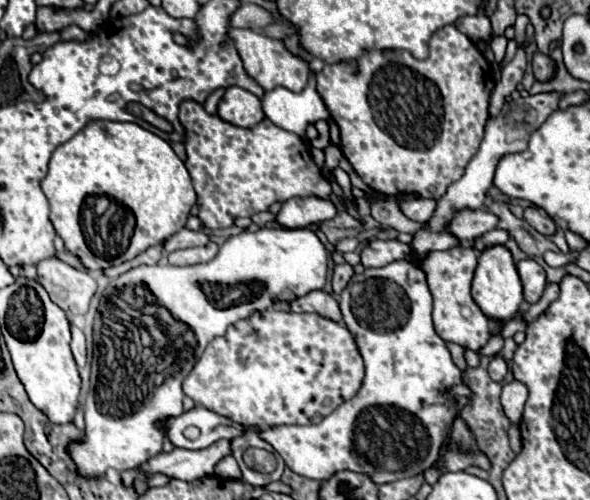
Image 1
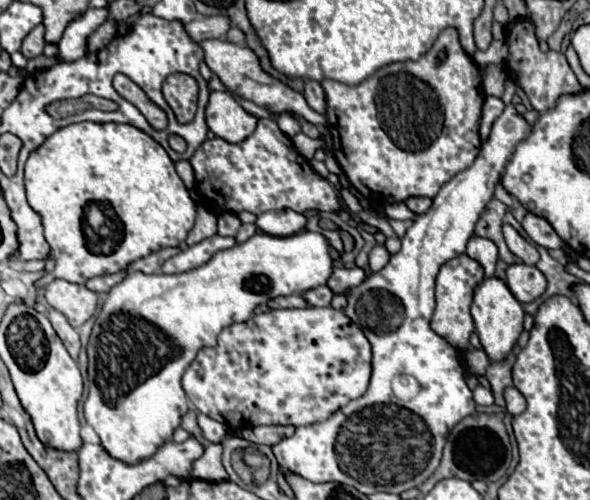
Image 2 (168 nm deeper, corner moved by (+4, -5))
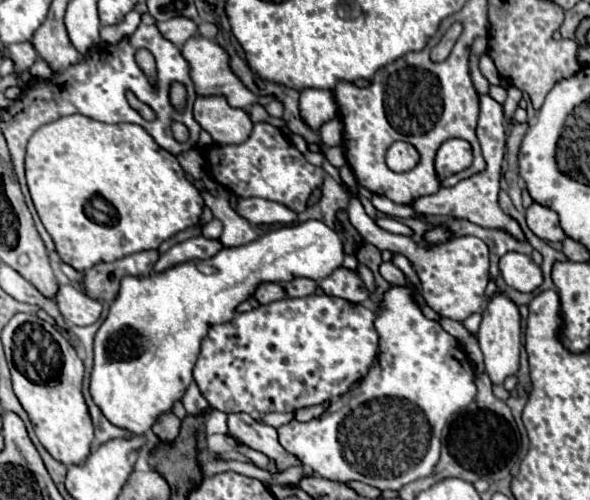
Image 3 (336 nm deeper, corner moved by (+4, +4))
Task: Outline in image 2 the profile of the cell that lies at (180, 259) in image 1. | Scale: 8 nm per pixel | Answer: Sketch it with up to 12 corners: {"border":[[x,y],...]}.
{"border":[[213,235],[163,263],[163,273],[183,273],[235,245],[233,237]]}

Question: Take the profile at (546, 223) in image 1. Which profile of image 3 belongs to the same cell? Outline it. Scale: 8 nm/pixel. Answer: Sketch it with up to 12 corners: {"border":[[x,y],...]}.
{"border":[[535,202],[527,208],[527,226],[547,242],[567,236],[559,216]]}

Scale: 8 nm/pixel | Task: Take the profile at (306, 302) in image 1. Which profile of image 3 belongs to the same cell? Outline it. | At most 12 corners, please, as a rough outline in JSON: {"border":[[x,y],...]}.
{"border":[[261,284],[255,298],[259,304],[281,300],[285,290],[279,284]]}

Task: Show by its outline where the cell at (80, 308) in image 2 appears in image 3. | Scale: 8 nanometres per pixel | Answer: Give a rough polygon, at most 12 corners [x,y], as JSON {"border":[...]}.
{"border":[[59,284],[57,306],[67,322],[93,324],[101,302],[75,284]]}

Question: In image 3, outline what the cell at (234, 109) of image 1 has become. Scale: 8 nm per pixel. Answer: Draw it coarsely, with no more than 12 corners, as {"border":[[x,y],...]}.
{"border":[[199,96],[193,114],[217,144],[241,144],[249,114],[223,96]]}

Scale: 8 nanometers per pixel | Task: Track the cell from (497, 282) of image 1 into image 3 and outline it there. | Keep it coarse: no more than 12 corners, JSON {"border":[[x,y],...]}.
{"border":[[495,292],[477,340],[485,372],[501,384],[519,368],[521,316]]}

